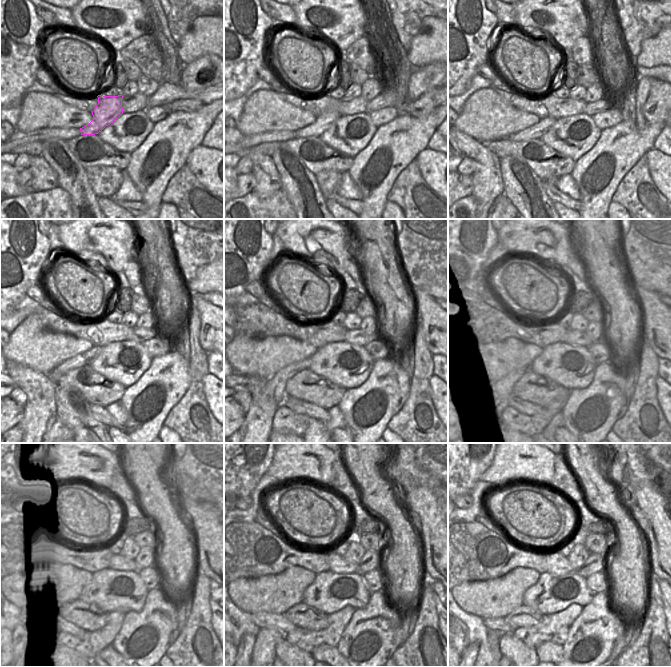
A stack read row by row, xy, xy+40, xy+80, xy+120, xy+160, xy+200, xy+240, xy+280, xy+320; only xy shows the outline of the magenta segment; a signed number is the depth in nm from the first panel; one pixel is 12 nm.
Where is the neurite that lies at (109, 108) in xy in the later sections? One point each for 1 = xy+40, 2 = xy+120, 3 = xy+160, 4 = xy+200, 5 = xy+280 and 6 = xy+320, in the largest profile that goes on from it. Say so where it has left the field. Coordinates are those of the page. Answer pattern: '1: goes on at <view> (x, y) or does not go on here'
1: goes on at xy+40 (323, 122)
2: goes on at xy+120 (80, 360)
3: goes on at xy+160 (278, 384)
4: goes on at xy+200 (498, 390)
5: goes on at xy+280 (266, 642)
6: goes on at xy+320 (489, 646)

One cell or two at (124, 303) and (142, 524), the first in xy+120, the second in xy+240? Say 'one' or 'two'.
one

